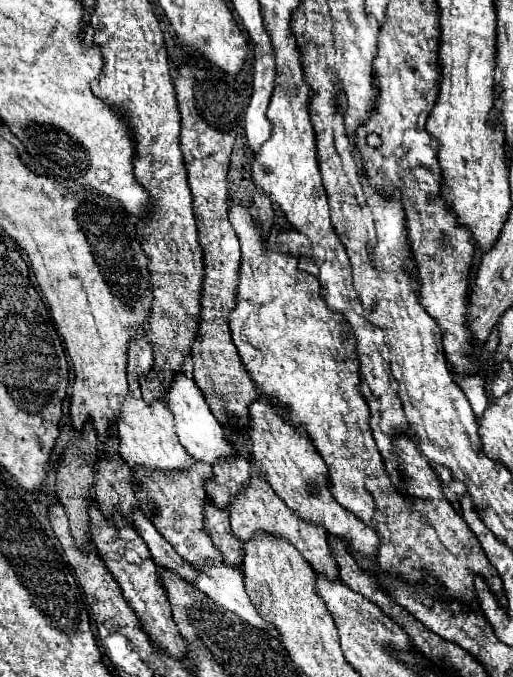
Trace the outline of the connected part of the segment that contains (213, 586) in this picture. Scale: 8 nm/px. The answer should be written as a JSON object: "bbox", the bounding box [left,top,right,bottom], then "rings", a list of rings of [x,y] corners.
{"bbox":[196,564,270,633],"rings":[[[226,564],[206,568],[206,572],[198,576],[196,586],[202,592],[206,592],[210,598],[214,598],[214,602],[220,604],[222,608],[236,612],[248,624],[270,633],[268,629],[270,622],[258,616],[258,612],[248,600],[248,594],[244,592],[244,574],[240,568],[230,568]]]}

